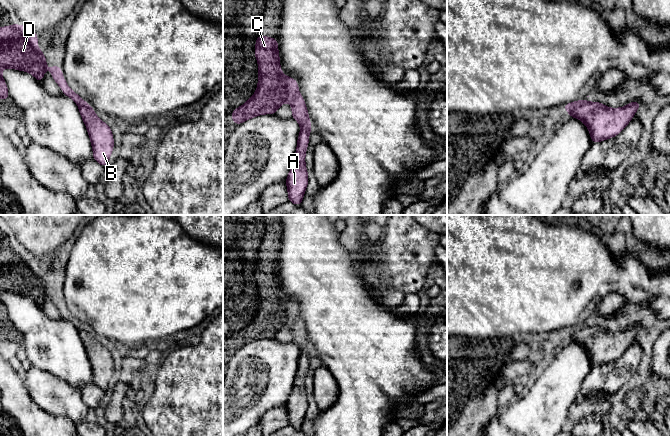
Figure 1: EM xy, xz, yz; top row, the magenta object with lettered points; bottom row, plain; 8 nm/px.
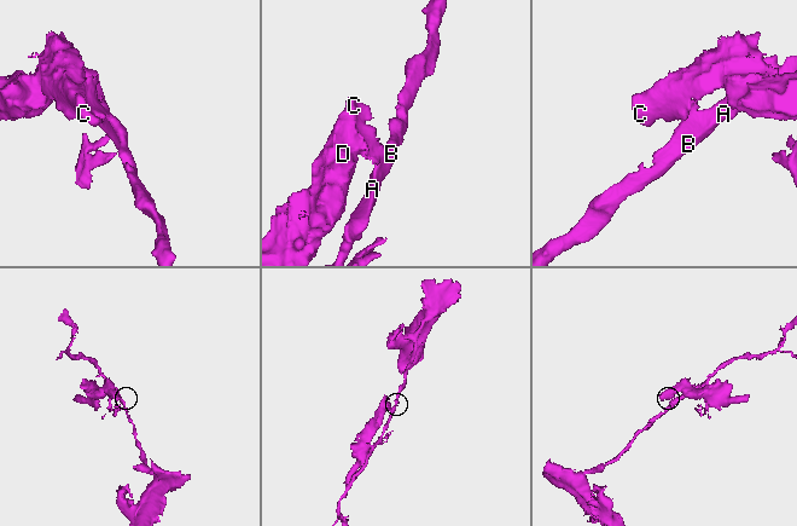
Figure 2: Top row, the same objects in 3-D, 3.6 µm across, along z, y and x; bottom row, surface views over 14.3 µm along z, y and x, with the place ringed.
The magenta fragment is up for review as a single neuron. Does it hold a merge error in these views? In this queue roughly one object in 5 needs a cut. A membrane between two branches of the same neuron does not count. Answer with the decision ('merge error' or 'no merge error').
no merge error

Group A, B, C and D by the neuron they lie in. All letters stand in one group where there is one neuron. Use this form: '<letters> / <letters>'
A B C D

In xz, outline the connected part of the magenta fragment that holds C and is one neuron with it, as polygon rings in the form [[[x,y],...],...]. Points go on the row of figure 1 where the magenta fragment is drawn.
[[[258,36],[254,53],[259,68],[257,90],[244,105],[232,112],[231,117],[235,125],[238,125],[258,115],[275,114],[284,102],[291,104],[292,118],[298,121],[301,131],[294,161],[285,182],[289,202],[301,205],[309,181],[305,153],[309,142],[309,132],[313,129],[306,104],[299,93],[297,81],[285,76],[280,69],[276,38]]]

